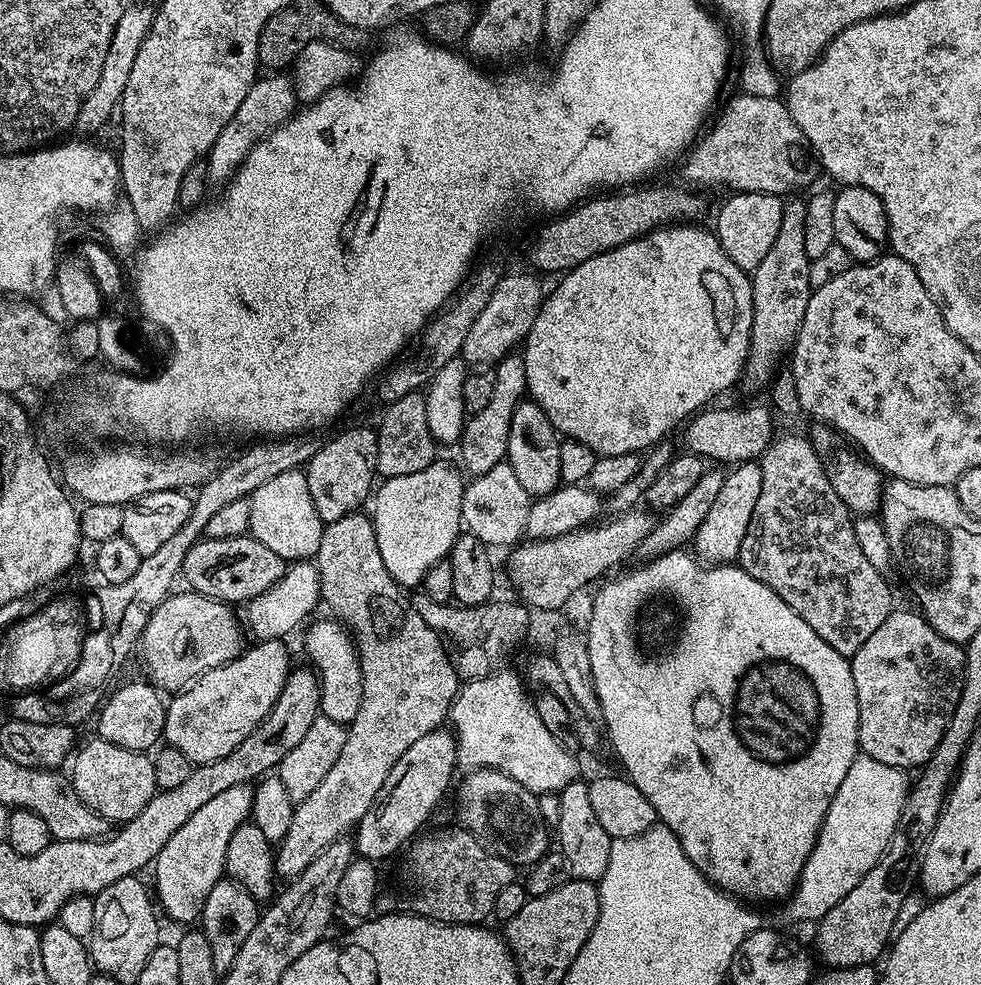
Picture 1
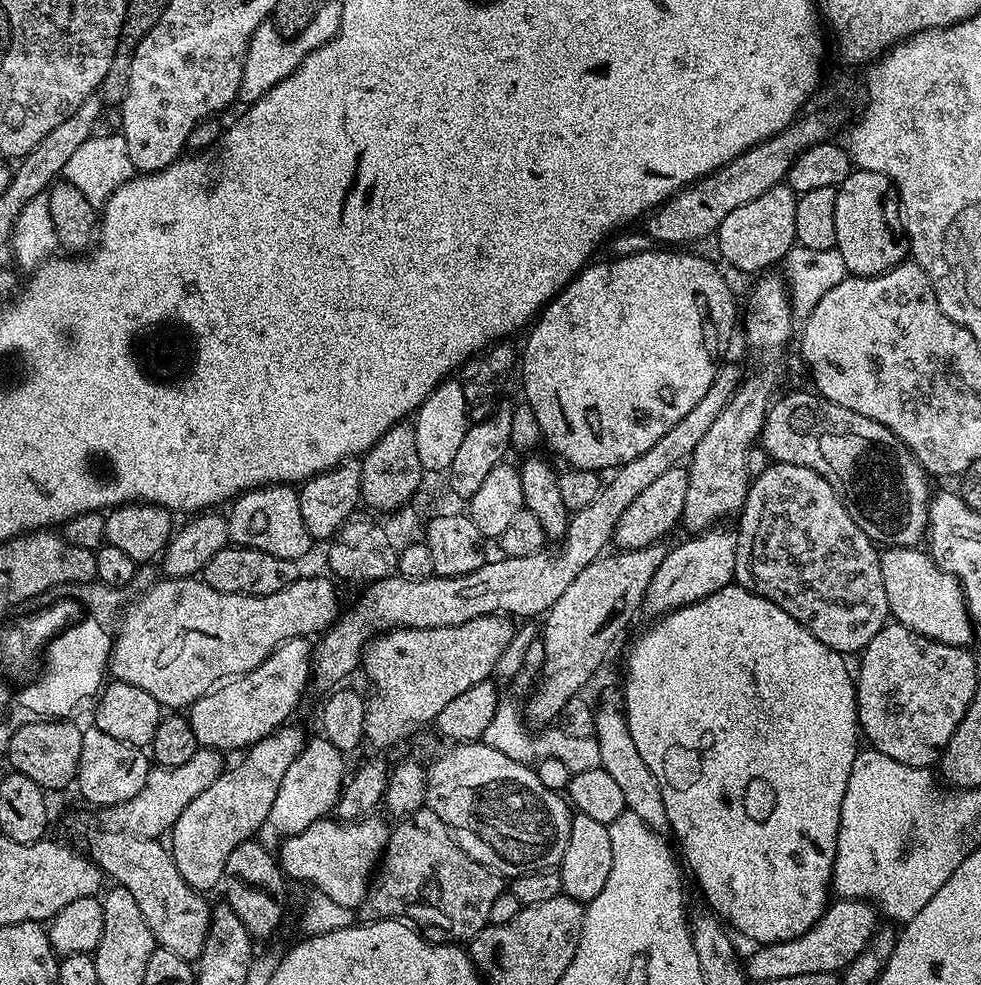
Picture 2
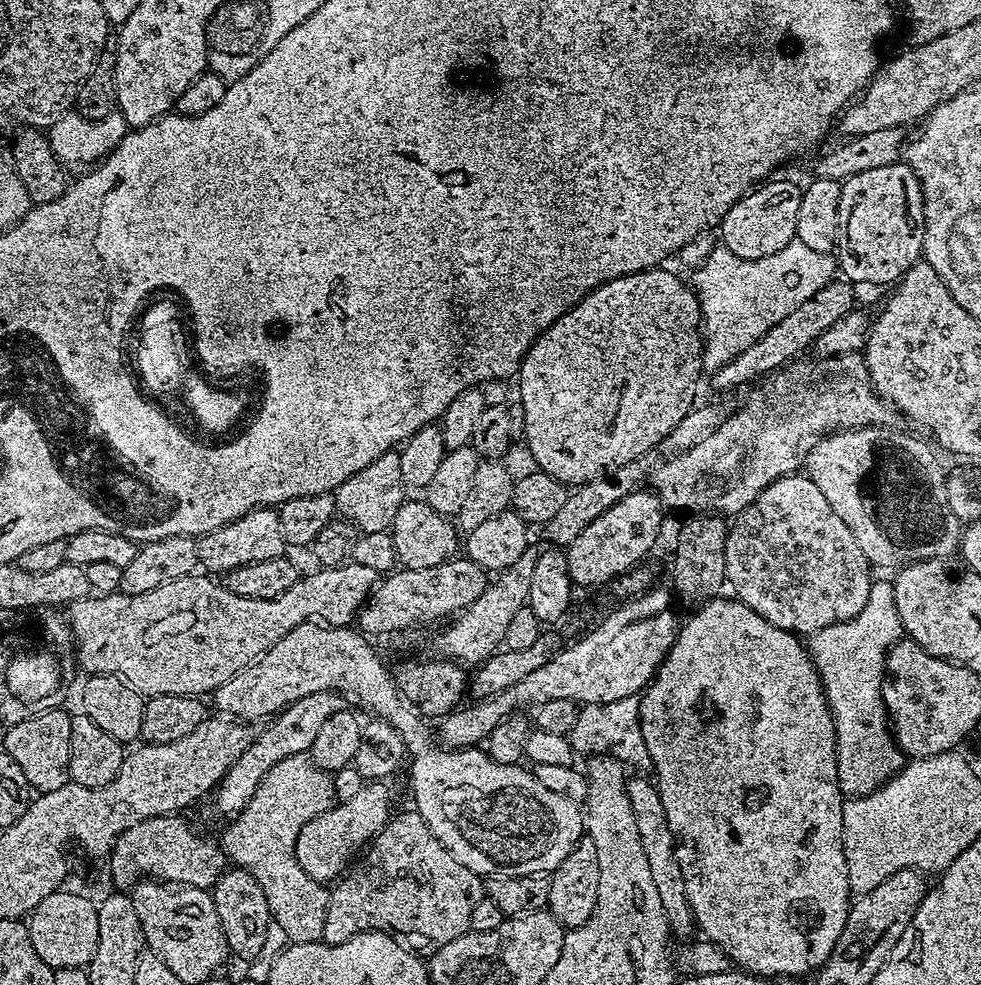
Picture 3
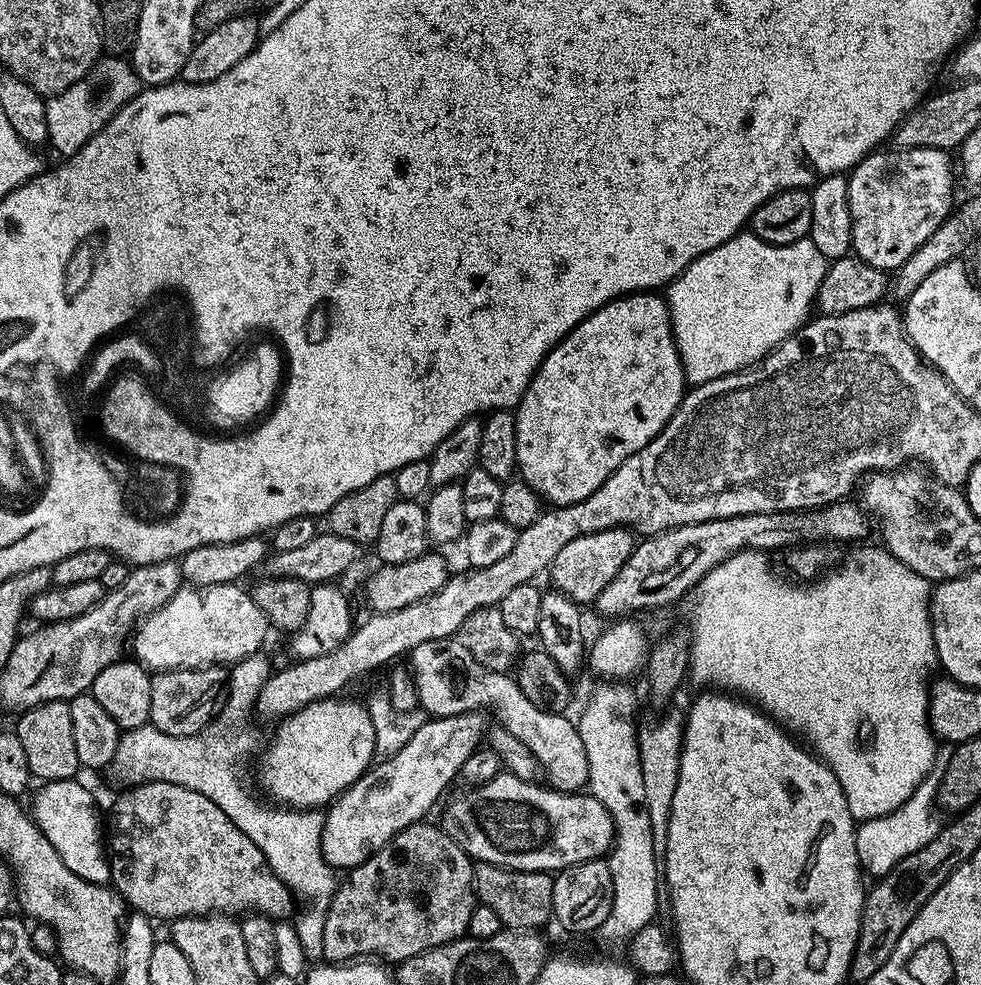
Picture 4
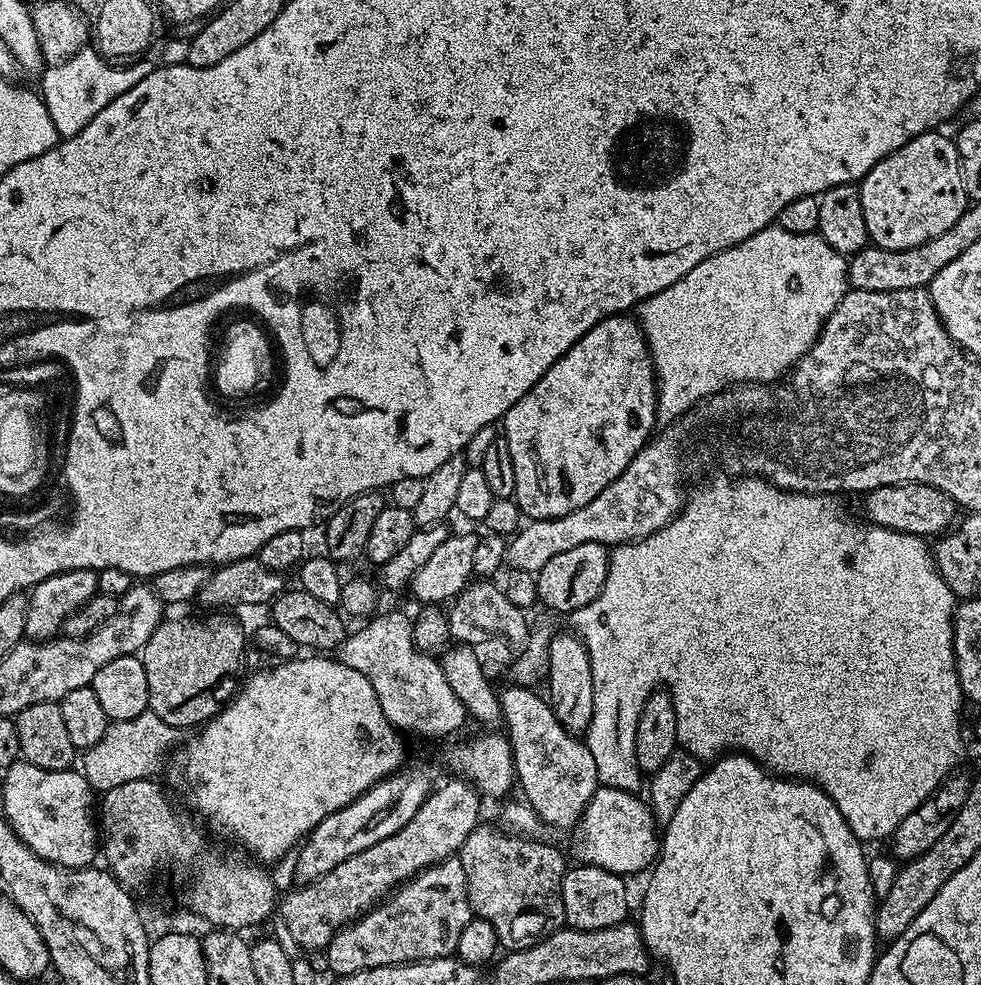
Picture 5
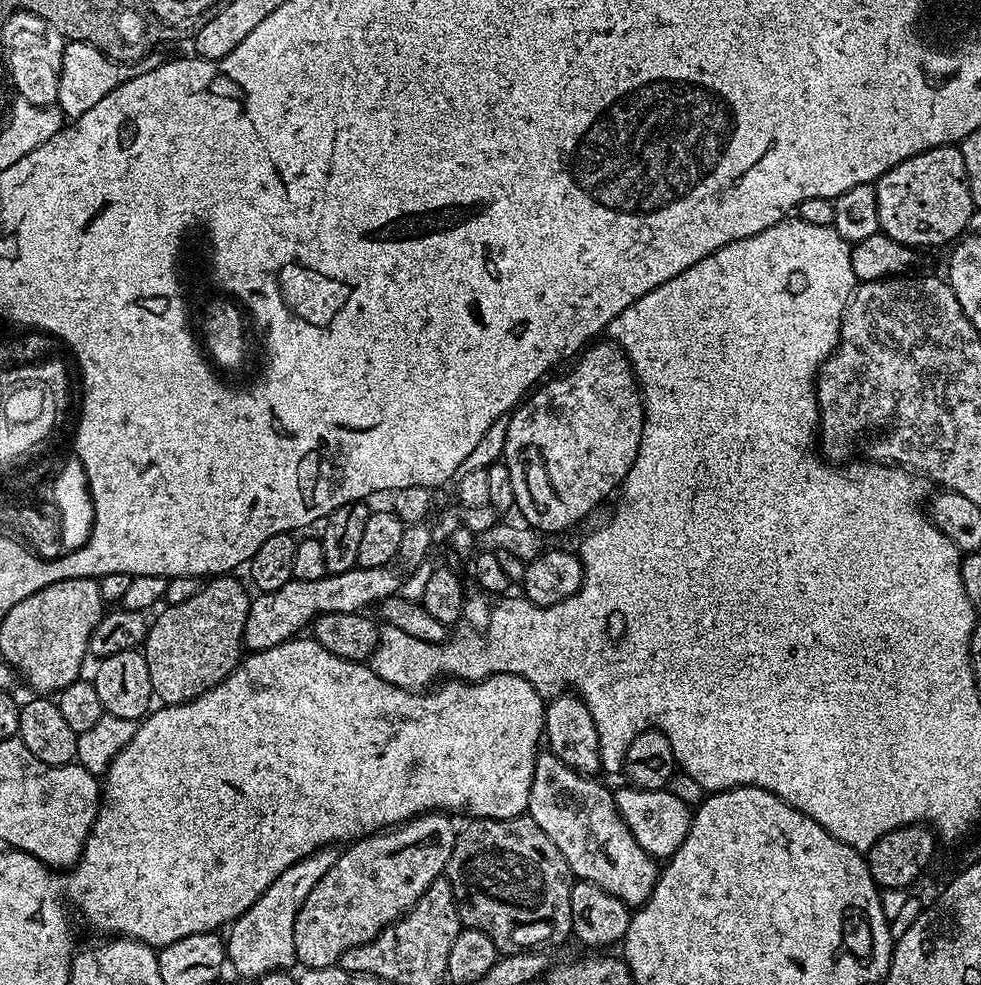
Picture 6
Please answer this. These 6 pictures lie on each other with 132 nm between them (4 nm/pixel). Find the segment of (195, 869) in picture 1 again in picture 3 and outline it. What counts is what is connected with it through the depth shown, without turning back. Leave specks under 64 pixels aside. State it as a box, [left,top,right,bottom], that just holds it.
[215,692,346,818]

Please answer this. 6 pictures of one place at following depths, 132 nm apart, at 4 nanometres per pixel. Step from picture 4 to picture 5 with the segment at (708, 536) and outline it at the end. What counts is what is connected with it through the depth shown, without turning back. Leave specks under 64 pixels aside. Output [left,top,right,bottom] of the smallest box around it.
[862,484,958,538]

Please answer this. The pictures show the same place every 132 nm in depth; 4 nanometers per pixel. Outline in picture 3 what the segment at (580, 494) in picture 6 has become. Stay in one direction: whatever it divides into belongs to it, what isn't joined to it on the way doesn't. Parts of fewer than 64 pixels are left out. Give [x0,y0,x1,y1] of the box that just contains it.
[518,266,706,485]

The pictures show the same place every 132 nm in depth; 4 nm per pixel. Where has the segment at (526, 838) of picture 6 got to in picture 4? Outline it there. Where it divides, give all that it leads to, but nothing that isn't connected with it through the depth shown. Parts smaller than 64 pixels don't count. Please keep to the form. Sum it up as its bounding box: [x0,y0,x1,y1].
[474,863,553,930]

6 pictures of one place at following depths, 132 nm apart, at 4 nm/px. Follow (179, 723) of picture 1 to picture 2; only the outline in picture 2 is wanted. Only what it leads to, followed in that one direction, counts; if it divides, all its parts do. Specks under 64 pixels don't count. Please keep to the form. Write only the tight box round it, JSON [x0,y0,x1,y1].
[190,636,313,754]

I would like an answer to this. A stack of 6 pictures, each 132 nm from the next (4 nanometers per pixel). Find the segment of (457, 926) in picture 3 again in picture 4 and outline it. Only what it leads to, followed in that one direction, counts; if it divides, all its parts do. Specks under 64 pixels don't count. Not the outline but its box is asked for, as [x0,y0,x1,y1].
[322,823,478,964]

